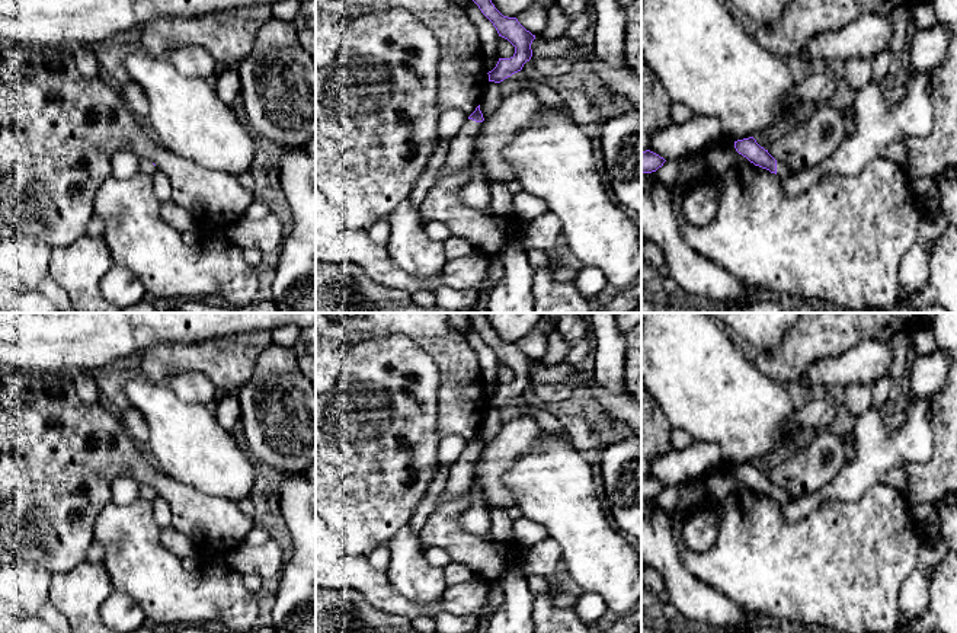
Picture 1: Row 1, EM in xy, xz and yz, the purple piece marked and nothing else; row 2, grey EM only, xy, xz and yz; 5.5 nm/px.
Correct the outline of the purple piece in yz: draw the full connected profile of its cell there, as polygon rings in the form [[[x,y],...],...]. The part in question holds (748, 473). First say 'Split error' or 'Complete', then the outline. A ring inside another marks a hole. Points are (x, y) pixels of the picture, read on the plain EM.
Split error. [[[753,463],[734,467],[734,474],[755,492],[769,496],[780,503],[793,502],[797,498],[781,487],[777,487],[768,476],[761,473]]]

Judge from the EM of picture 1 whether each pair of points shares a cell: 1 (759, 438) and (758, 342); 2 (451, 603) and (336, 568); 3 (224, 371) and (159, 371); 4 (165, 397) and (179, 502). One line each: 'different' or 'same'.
1: different
2: same
3: same
4: different

